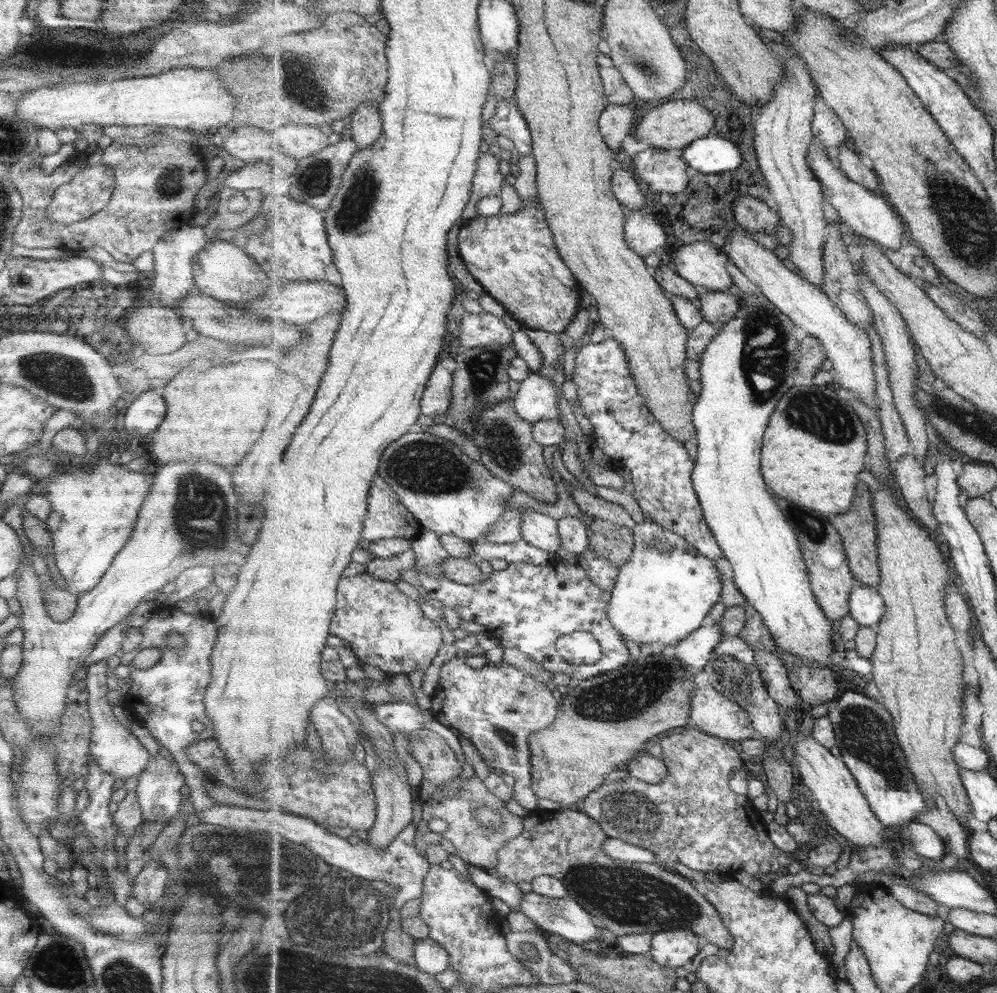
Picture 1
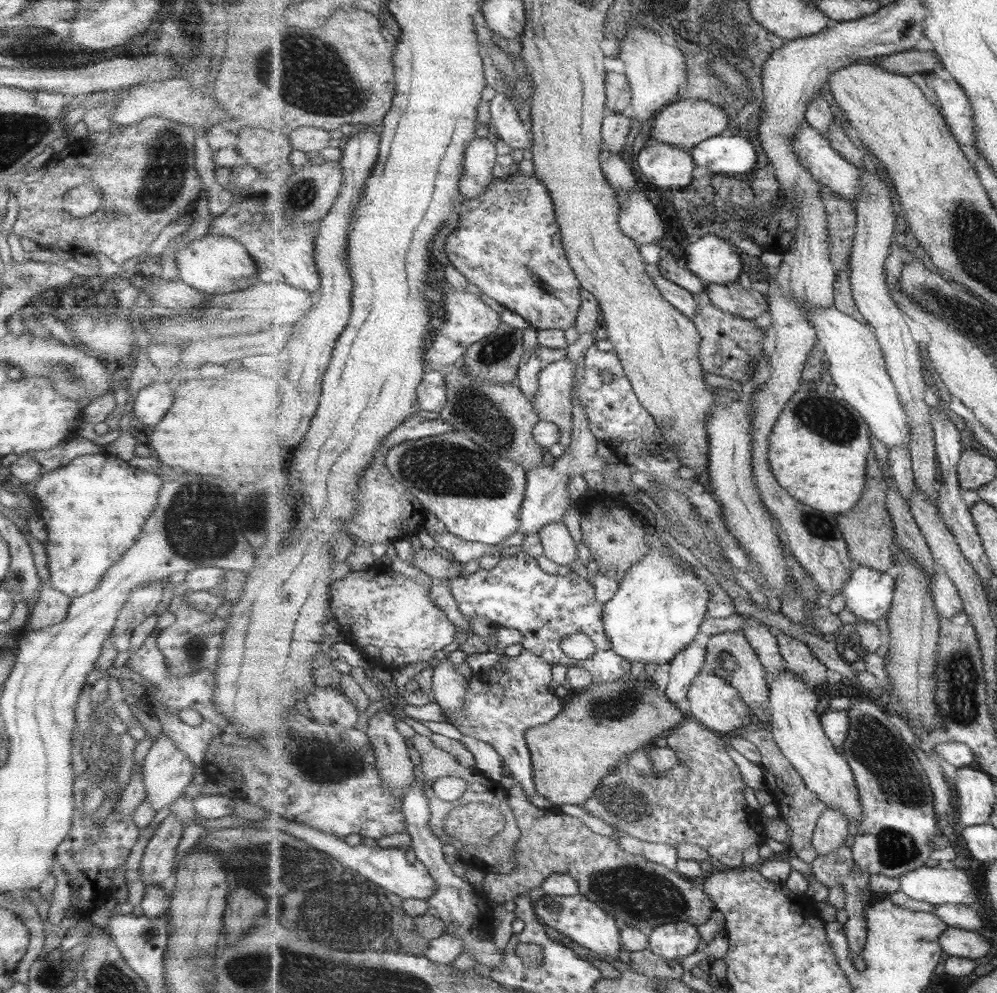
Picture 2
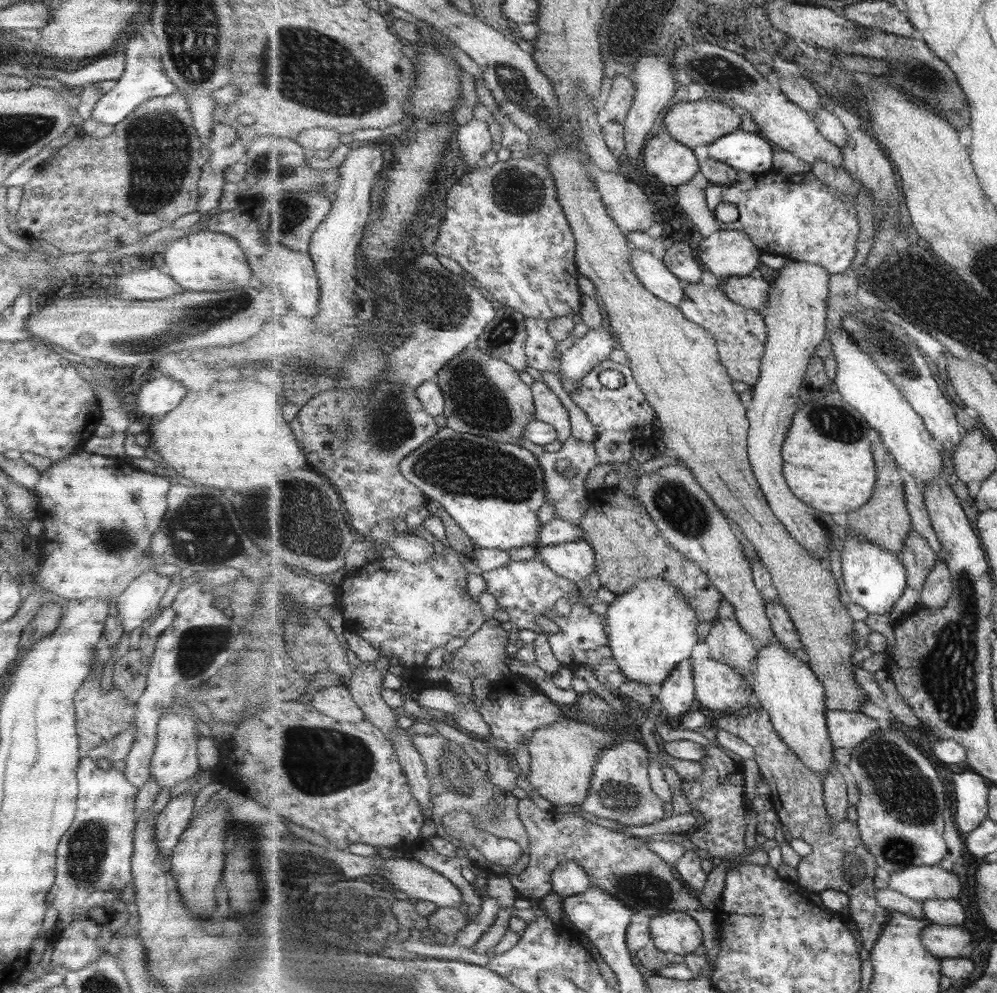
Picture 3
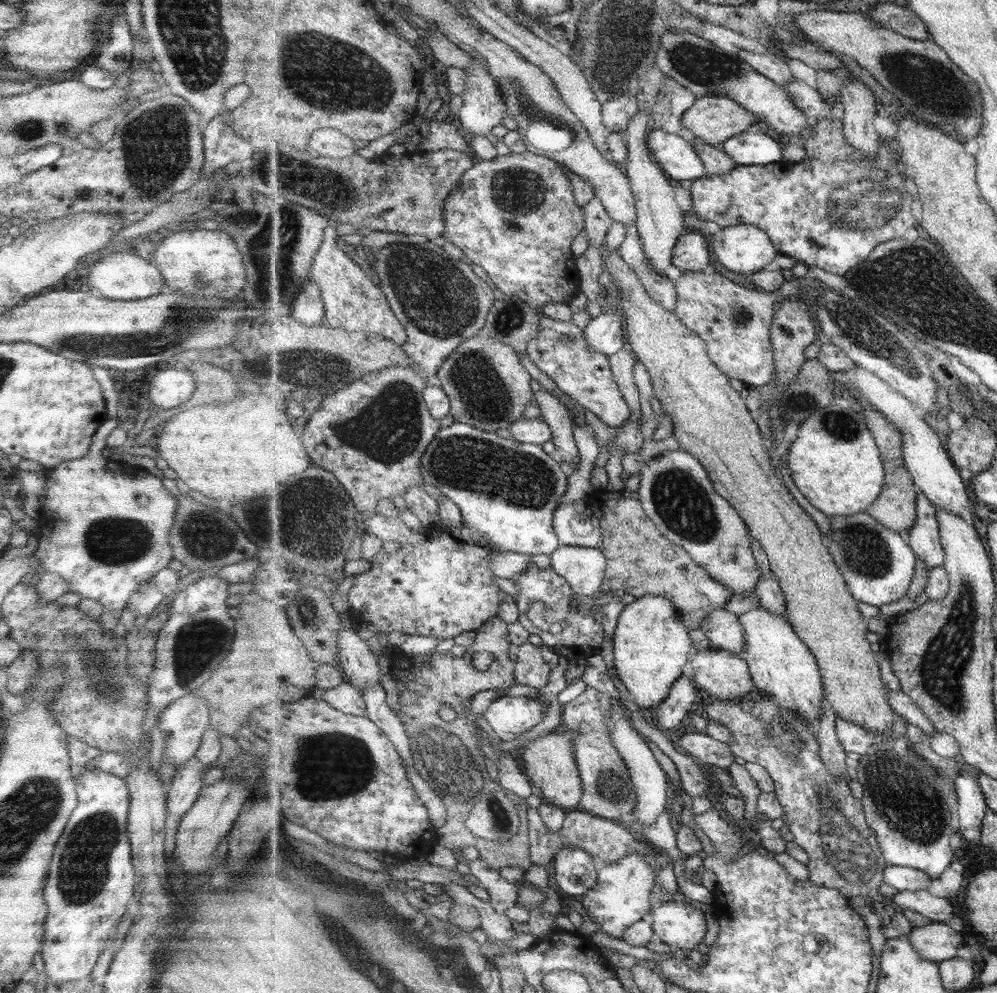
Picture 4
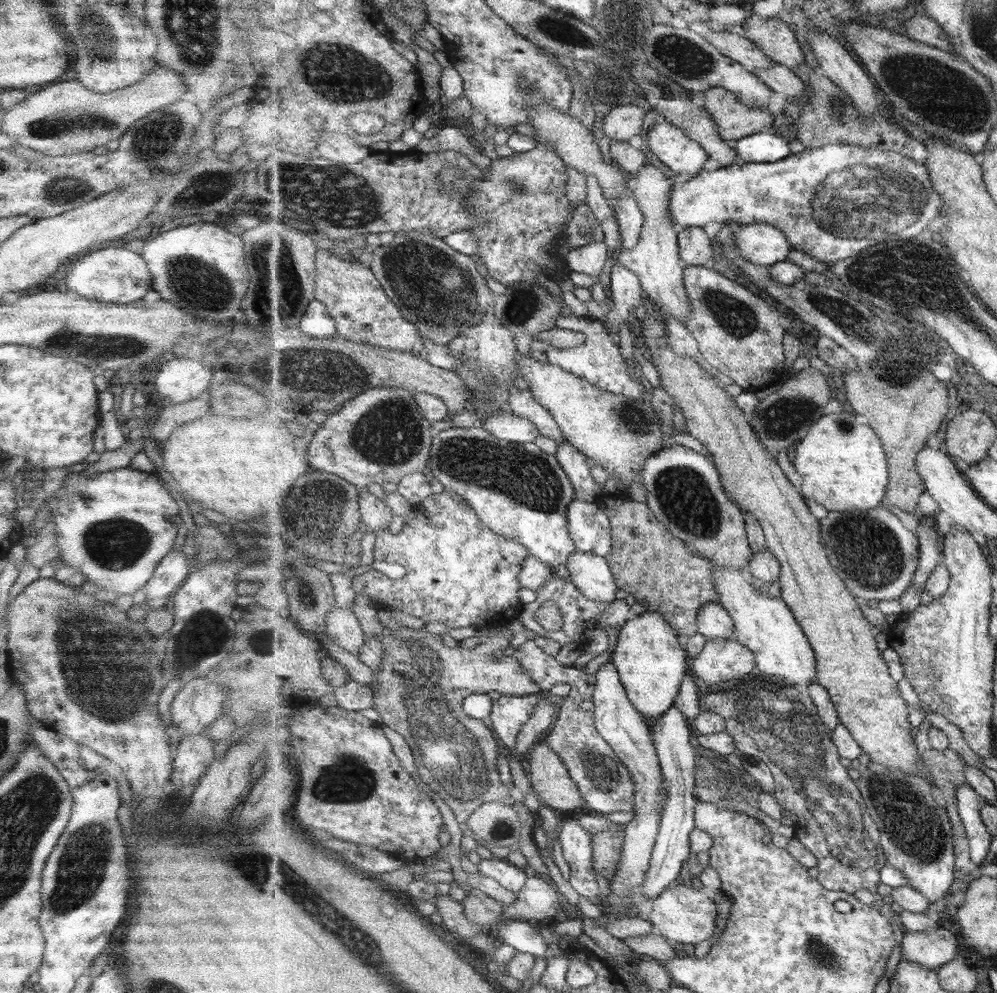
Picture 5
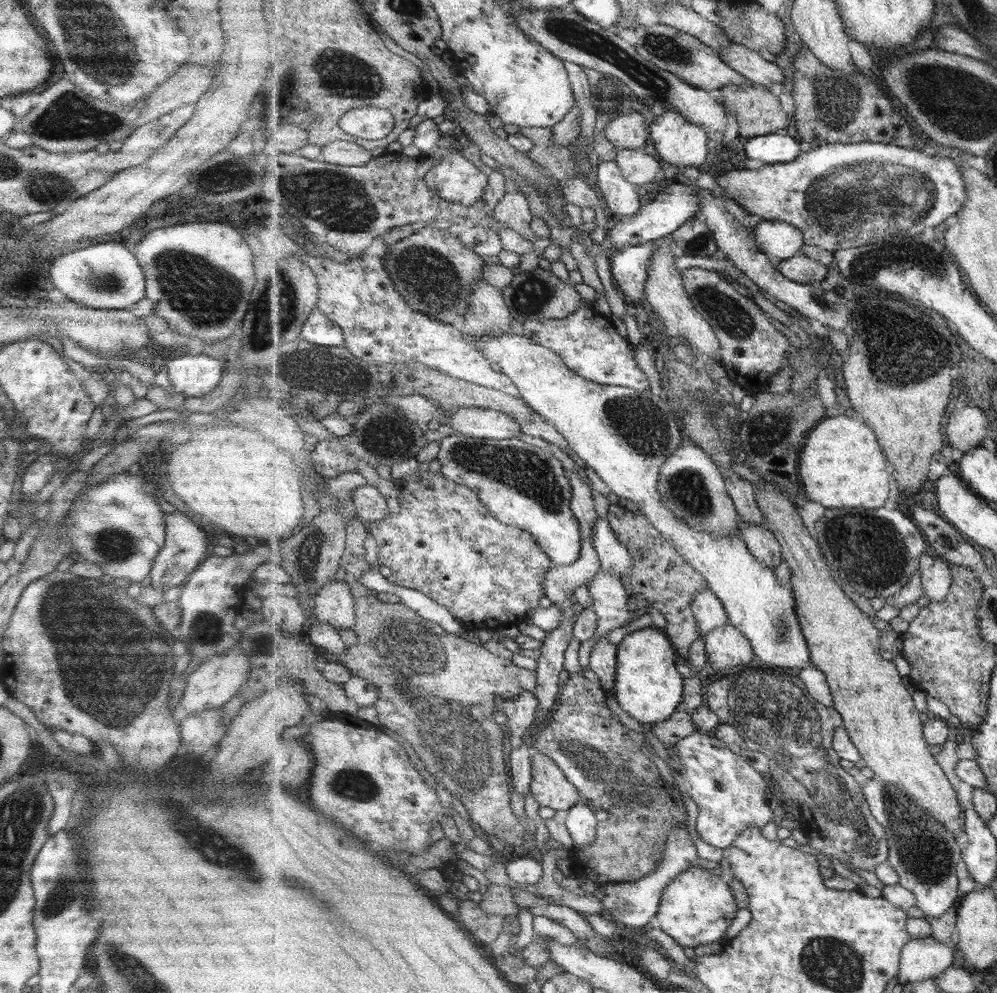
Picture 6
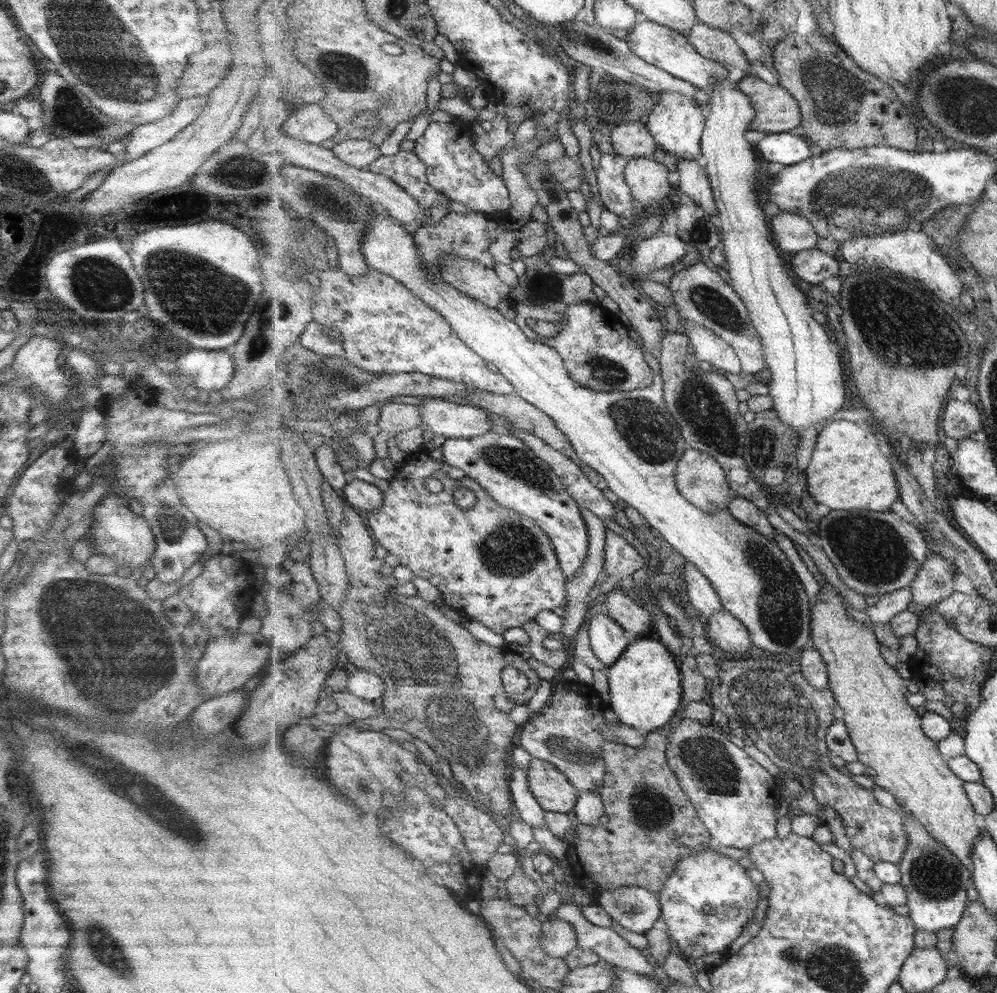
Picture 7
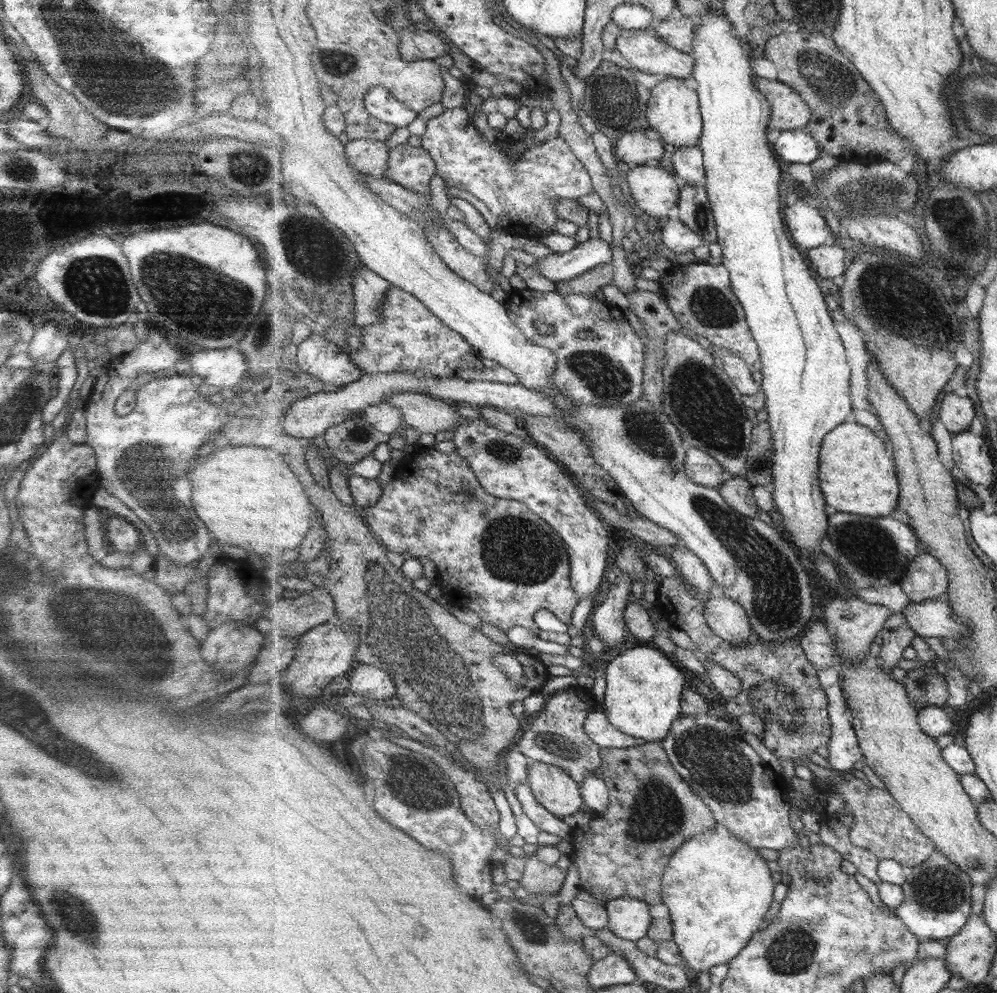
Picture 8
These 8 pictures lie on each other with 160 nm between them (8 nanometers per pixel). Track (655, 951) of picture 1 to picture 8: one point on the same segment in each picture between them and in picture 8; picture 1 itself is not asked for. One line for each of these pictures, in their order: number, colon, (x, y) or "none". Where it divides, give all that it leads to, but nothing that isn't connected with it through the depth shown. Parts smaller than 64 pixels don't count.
2: (676, 940)
3: (678, 933)
4: (680, 924)
5: (683, 914)
6: (697, 907)
7: (708, 900)
8: (718, 889)

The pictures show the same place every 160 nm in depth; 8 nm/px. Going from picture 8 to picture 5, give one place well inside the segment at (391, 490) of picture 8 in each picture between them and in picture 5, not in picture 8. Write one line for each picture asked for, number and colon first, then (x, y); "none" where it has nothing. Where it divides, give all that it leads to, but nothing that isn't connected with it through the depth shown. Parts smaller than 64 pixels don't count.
5: (460, 572)
6: (444, 542)
7: (490, 563)

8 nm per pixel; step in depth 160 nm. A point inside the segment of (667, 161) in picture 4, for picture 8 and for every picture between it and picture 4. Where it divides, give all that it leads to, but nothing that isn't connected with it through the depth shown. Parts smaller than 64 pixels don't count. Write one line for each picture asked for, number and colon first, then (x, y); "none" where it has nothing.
5: (673, 148)
6: (679, 142)
7: (677, 122)
8: (674, 112)

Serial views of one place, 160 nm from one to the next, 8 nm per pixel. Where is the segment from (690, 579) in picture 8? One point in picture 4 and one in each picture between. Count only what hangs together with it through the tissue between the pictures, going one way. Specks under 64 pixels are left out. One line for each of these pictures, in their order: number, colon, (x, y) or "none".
4: (724, 628)
5: (714, 621)
6: (711, 613)
7: (701, 595)

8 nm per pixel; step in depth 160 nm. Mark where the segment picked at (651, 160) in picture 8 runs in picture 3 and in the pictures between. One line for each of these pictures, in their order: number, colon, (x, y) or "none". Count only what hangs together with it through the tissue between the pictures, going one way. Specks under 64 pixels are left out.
3: (622, 92)
4: (617, 113)
5: (623, 122)
6: (630, 131)
7: (633, 139)

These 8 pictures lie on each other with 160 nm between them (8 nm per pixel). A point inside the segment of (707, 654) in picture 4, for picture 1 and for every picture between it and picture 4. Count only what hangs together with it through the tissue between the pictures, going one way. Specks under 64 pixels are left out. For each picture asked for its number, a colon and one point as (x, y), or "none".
1: (713, 713)
2: (714, 702)
3: (719, 687)

